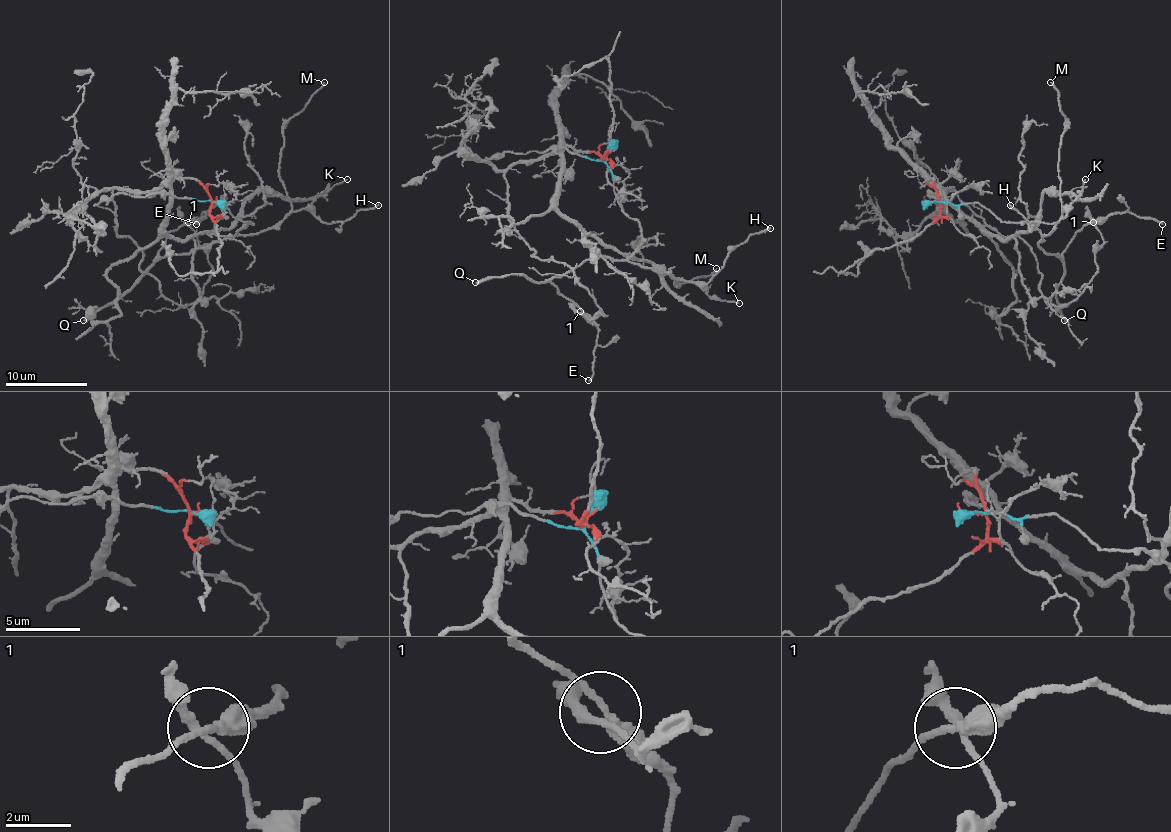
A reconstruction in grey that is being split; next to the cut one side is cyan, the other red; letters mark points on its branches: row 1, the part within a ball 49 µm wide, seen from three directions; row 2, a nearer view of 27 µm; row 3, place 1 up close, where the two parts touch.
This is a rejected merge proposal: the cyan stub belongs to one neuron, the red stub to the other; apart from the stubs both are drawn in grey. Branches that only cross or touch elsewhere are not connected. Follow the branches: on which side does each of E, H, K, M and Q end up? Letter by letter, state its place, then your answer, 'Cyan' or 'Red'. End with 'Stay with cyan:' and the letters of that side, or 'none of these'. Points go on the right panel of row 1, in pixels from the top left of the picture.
E: Place: (1162, 224). Cyan
H: Place: (1010, 205). Cyan
K: Place: (1085, 179). Cyan
M: Place: (1050, 82). Cyan
Q: Place: (1064, 320). Cyan
Stay with cyan: E, H, K, M, Q

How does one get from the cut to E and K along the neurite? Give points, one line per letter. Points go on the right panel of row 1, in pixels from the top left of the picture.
E: (934, 202), (979, 202), (1004, 222), (1026, 222), (1059, 257), (1075, 233), (1110, 214), (1163, 224)
K: (934, 202), (979, 202), (1004, 222), (1030, 222), (1045, 235), (1079, 196), (1085, 180)

